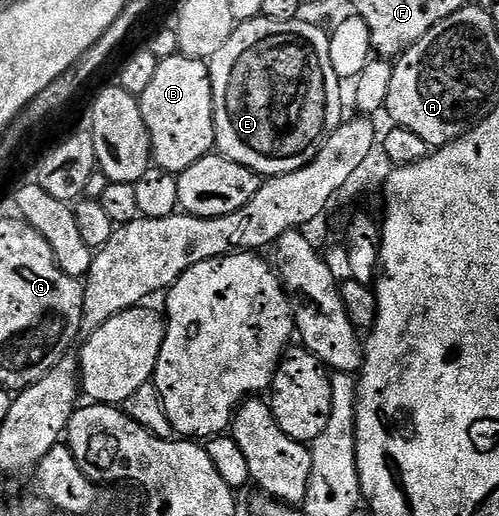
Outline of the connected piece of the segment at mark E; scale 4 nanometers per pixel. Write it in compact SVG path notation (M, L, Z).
M260 16L240 22L231 39L207 61L213 88L216 152L262 178L287 175L304 168L318 155L329 134L343 122L343 81L332 67L330 34L305 20L276 21Z

